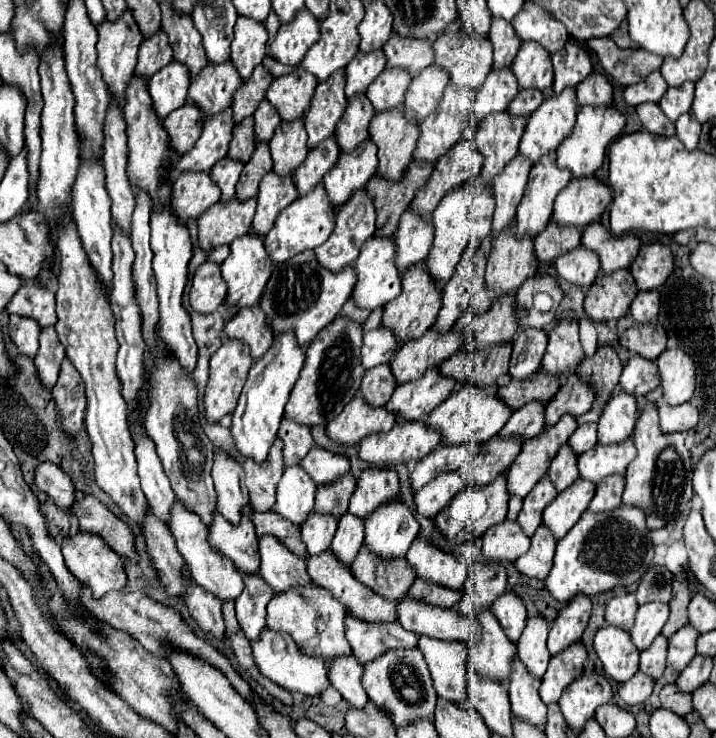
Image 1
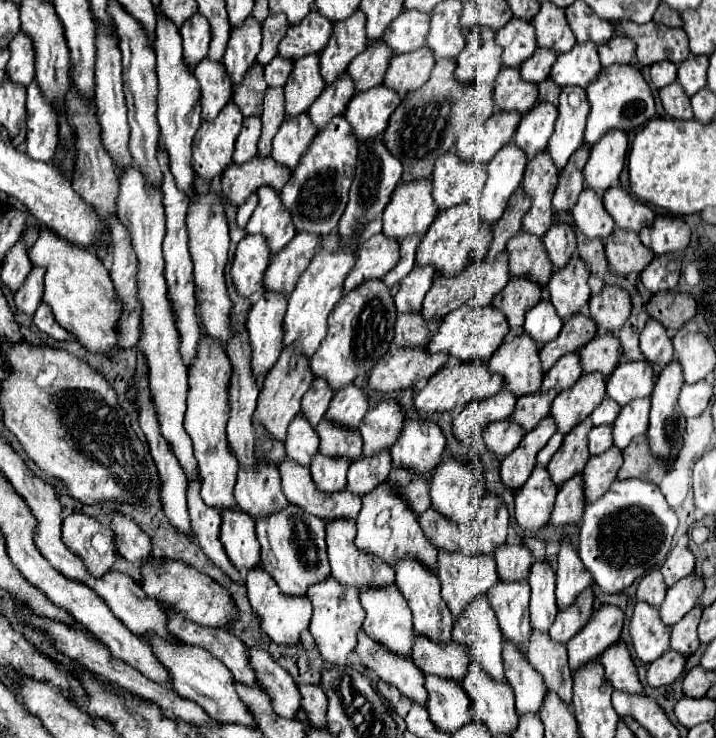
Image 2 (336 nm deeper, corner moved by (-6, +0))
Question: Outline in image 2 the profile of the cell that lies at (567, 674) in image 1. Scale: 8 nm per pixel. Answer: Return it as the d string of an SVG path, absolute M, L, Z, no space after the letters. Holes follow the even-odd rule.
M587 587L585 591L581 591L581 595L577 595L577 599L569 607L559 609L553 625L549 627L551 639L563 643L569 641L587 623L587 617L593 611L593 601L595 601L593 587Z

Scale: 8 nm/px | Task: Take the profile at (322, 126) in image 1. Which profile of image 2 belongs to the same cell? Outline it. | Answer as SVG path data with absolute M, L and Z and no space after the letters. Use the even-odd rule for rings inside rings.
M357 9L351 17L333 25L333 35L321 53L321 75L327 85L345 73L351 59L367 47L365 23L363 11Z

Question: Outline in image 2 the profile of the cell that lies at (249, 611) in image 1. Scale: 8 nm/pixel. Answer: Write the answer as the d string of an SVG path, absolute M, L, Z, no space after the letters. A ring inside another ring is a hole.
M225 509L221 513L221 543L237 569L259 565L259 541L255 537L255 519L241 509Z

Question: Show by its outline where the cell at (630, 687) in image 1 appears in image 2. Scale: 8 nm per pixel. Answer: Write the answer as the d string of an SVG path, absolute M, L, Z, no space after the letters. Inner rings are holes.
M669 649L665 655L661 655L657 661L653 661L647 669L647 681L653 687L661 687L661 685L669 685L673 683L685 669L685 661L687 657Z

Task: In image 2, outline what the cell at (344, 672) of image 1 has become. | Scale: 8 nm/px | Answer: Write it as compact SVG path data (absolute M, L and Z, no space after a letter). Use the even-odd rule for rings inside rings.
M329 577L321 583L313 583L307 589L307 597L313 603L313 615L311 615L309 631L317 643L321 657L329 663L345 665L349 651L355 649L357 631L361 629L361 623L365 619L365 611L359 603L359 589L357 587L345 587L335 577Z

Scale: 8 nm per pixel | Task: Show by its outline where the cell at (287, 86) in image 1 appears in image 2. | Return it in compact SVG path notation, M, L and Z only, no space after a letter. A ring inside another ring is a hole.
M313 7L303 23L289 25L287 35L279 43L281 57L289 57L295 61L307 53L321 53L327 45L327 39L331 37L331 29L333 23L327 21L327 17L323 19L323 15Z

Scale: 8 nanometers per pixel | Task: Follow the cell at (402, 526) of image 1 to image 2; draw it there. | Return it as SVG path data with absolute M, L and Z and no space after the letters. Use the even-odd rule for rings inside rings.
M407 419L403 423L403 429L391 447L393 465L401 465L407 469L413 469L415 473L431 477L431 471L439 465L441 457L445 453L445 433L435 421L423 421L423 419Z

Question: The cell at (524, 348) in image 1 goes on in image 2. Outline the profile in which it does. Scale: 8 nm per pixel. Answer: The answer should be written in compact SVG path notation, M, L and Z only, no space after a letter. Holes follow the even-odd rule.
M541 299L537 305L531 307L531 311L525 313L523 327L539 345L545 345L547 341L551 341L559 335L563 321L551 303Z

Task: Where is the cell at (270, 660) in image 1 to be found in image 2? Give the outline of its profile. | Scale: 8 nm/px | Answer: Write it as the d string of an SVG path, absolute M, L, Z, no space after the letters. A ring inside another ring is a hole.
M253 567L247 571L247 593L249 601L255 609L255 613L261 617L261 629L275 641L275 643L285 643L293 645L301 641L301 631L309 627L311 621L311 601L307 595L285 595L277 587L275 579L259 567Z

